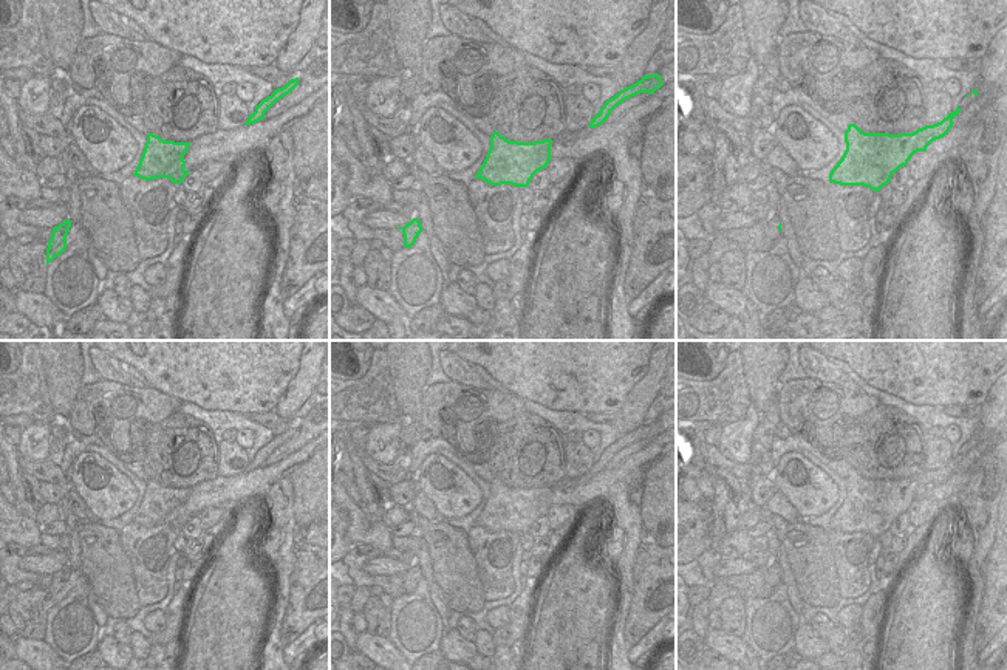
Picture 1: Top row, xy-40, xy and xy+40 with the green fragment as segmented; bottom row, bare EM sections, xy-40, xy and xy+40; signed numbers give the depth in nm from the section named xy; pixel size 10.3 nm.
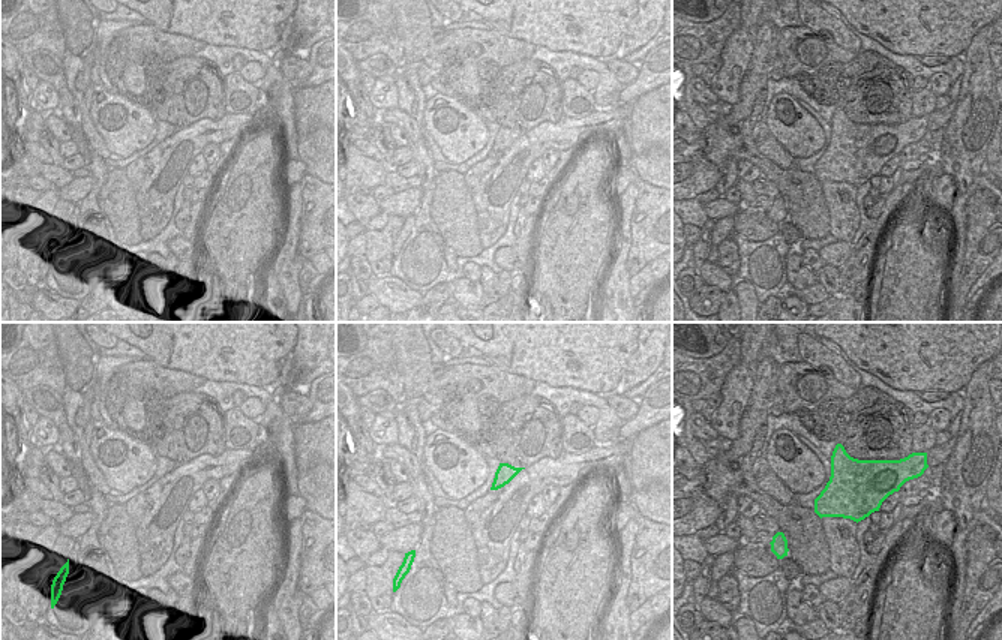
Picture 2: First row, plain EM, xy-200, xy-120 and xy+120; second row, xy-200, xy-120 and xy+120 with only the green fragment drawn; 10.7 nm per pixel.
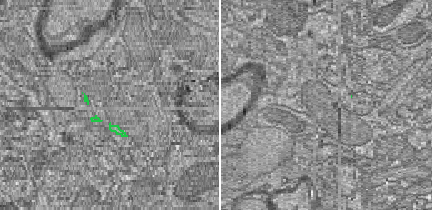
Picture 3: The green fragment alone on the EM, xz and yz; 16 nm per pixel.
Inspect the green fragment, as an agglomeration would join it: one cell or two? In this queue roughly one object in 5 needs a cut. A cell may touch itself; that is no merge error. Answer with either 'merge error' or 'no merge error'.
no merge error

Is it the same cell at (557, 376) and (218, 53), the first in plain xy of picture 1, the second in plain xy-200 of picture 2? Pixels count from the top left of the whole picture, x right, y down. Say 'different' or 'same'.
different

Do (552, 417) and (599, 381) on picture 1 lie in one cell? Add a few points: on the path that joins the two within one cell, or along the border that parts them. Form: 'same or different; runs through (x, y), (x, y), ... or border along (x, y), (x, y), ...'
different; border along (528, 399), (551, 409), (588, 413)

